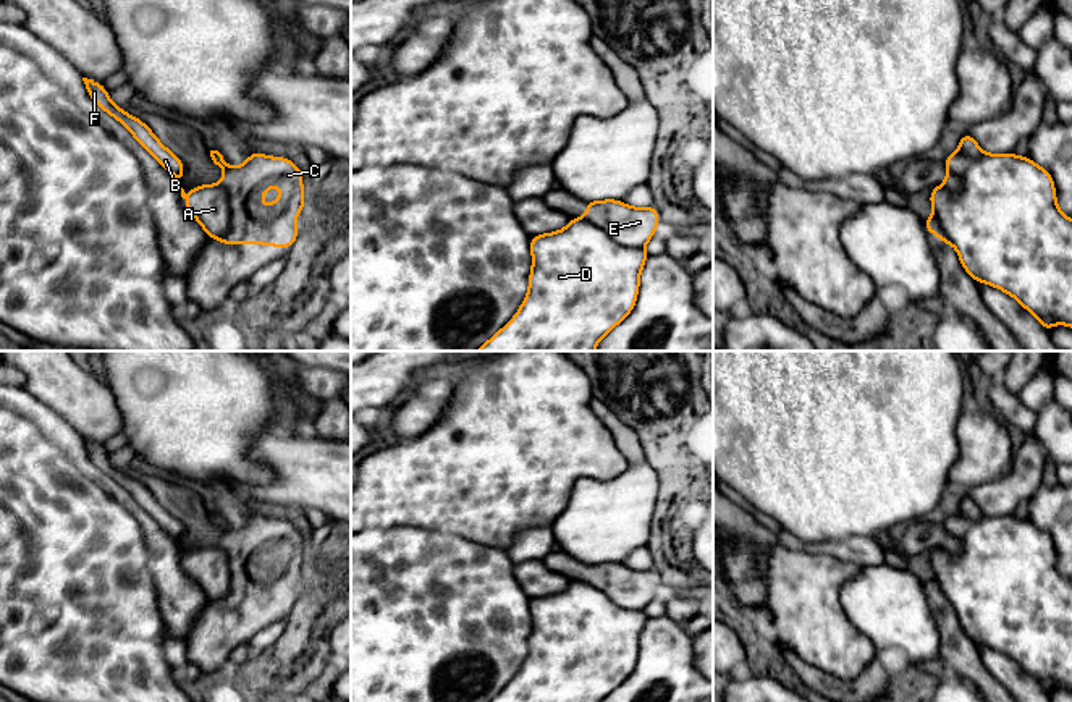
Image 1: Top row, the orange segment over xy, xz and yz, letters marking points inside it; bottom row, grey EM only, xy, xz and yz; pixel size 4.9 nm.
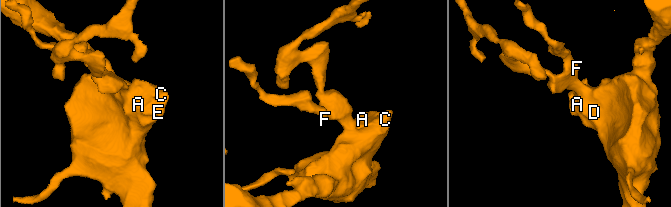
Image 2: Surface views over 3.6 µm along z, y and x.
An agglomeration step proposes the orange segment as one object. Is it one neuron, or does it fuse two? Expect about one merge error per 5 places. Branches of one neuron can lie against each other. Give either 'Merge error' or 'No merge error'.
Merge error

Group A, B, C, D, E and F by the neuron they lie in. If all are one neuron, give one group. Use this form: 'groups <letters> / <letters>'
groups A B D F / C E

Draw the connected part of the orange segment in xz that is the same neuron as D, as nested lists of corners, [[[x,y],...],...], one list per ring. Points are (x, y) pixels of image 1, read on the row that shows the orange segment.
[[[569,218],[561,231],[530,236],[529,291],[516,315],[475,351],[595,351],[597,343],[623,322],[637,302],[640,272],[648,256],[624,247],[582,218]]]

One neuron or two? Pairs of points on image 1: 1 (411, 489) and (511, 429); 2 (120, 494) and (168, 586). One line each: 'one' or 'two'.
1: one
2: one

